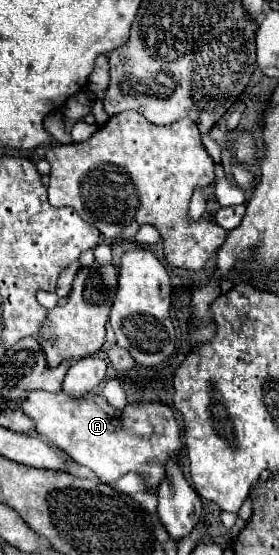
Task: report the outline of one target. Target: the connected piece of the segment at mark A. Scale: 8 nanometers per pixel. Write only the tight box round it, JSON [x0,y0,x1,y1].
[23,391,183,493]

